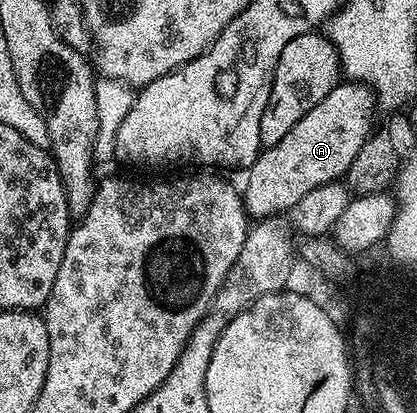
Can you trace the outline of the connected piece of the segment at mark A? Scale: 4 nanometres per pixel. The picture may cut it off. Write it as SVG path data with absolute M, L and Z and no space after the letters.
M337 83L322 103L314 103L314 107L286 131L286 136L279 143L267 146L246 171L248 178L242 184L242 196L249 218L272 219L287 214L294 203L298 203L302 195L310 195L314 187L340 181L350 163L354 163L354 155L362 151L362 143L372 136L375 113L378 113L376 94L367 85Z

